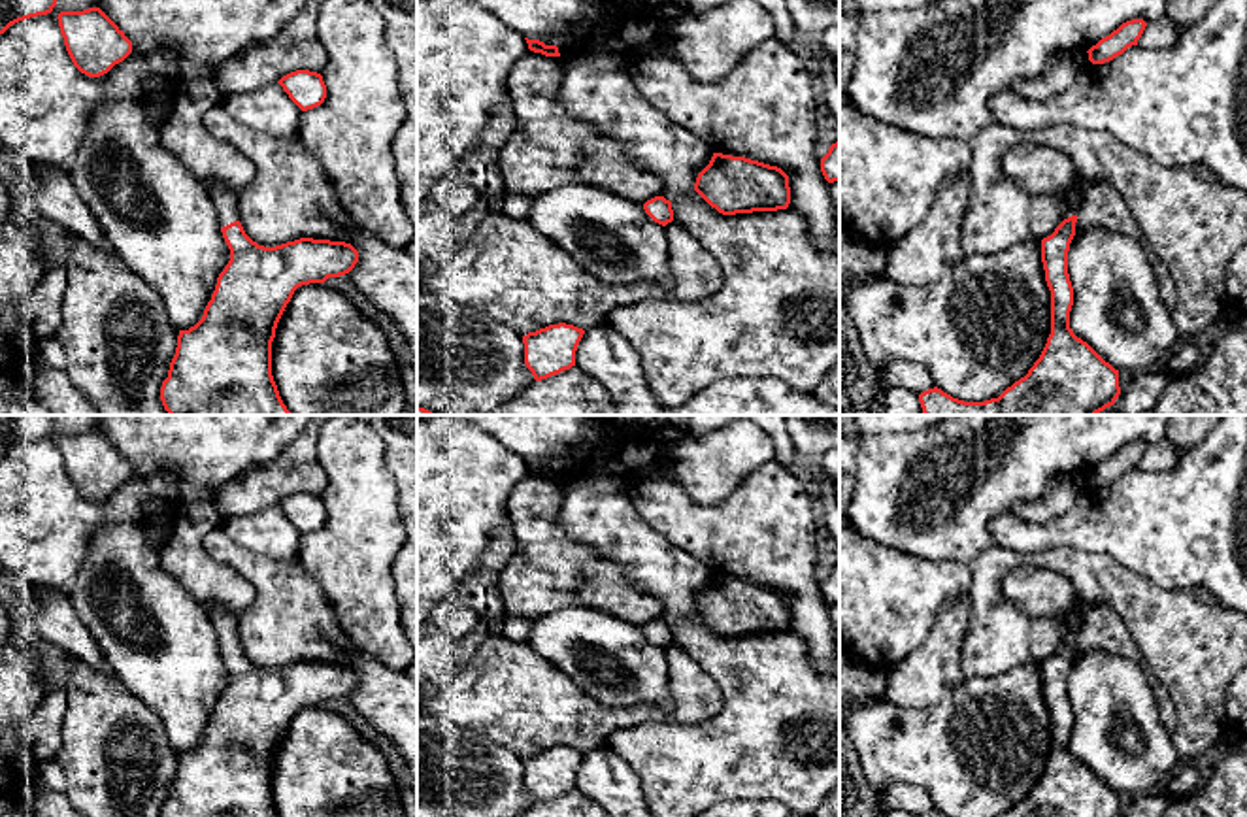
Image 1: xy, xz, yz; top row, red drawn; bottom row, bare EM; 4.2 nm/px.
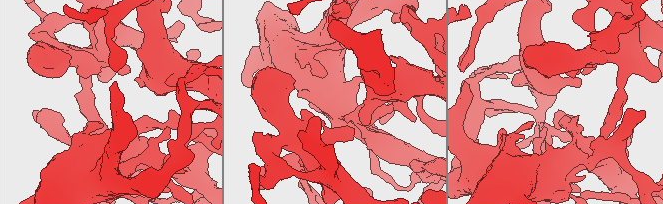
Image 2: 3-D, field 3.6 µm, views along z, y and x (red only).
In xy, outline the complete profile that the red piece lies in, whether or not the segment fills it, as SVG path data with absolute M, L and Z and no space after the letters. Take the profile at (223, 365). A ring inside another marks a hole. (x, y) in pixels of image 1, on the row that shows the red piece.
M224 185L206 187L215 209L230 260L217 277L202 319L179 330L160 400L170 415L291 415L272 375L272 342L277 323L294 291L309 283L349 274L358 251L345 242L300 238L275 247L253 242L241 223L238 192Z

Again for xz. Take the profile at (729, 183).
M713 153L694 191L723 215L777 211L790 204L789 175L781 168L723 153Z

